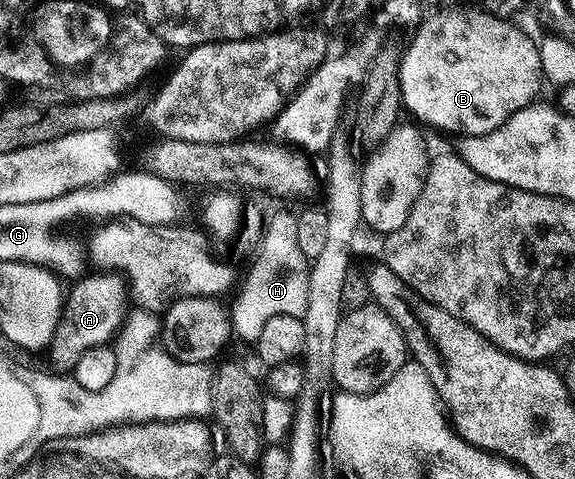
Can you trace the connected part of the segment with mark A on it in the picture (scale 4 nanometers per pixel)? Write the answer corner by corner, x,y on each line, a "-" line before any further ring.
93,272
77,279
74,286
69,287
62,304
62,319
54,338
50,341
48,355
55,371
73,371
76,360
88,348
107,345
121,331
126,321
128,305
128,282
123,275
117,272

